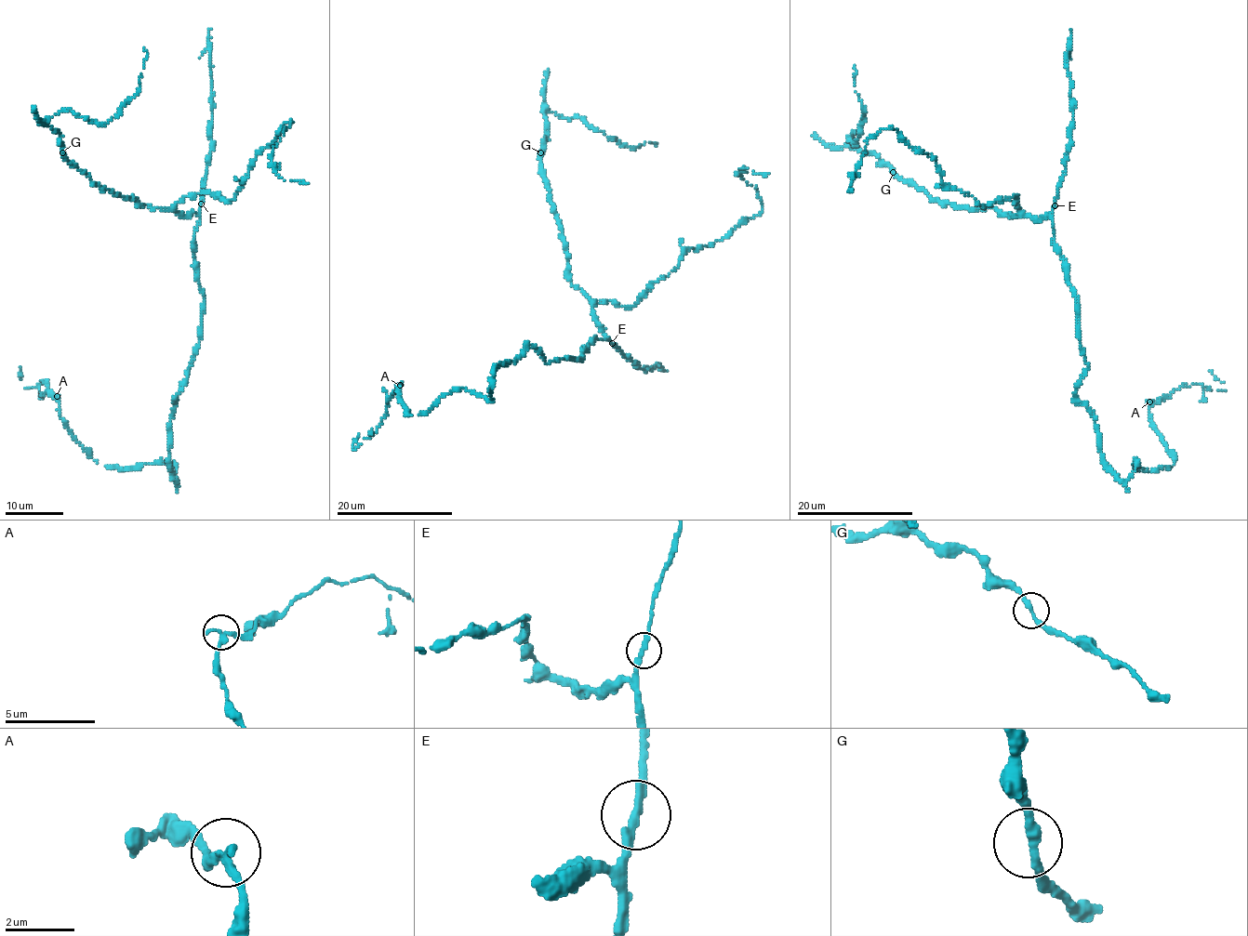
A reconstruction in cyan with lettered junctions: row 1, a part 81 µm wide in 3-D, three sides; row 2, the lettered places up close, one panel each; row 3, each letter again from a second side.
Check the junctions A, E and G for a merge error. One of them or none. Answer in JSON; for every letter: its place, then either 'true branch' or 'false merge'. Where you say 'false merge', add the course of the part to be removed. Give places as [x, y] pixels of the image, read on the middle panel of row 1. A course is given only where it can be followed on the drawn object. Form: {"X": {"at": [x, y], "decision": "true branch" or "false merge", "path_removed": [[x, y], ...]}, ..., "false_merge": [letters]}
{"A": {"at": [400, 385], "decision": "false merge", "path_removed": [[400, 386], [388, 401], [378, 428], [354, 449], [359, 434]]}, "E": {"at": [612, 343], "decision": "true branch"}, "G": {"at": [540, 152], "decision": "true branch"}, "false_merge": ["A"]}

